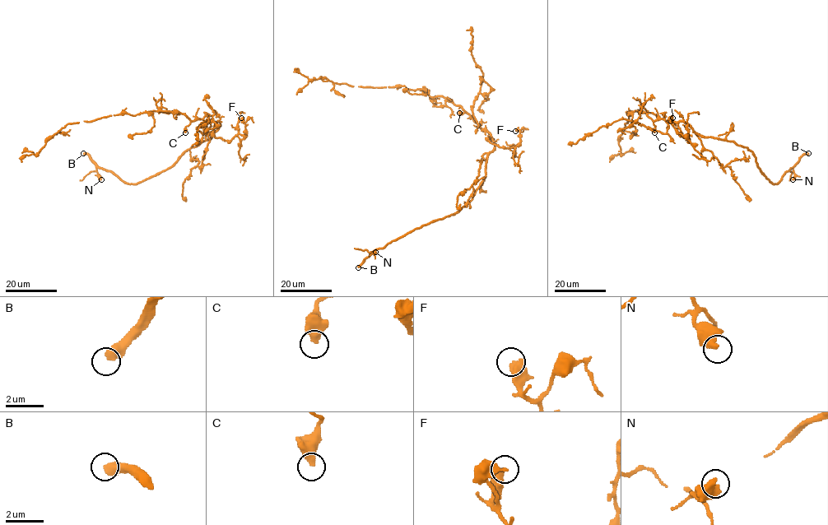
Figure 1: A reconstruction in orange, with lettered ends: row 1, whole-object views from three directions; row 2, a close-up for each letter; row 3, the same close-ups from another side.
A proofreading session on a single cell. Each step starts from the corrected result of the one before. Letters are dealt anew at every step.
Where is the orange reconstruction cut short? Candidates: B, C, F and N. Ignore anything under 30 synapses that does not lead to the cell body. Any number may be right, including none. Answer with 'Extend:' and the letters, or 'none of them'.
Extend: B

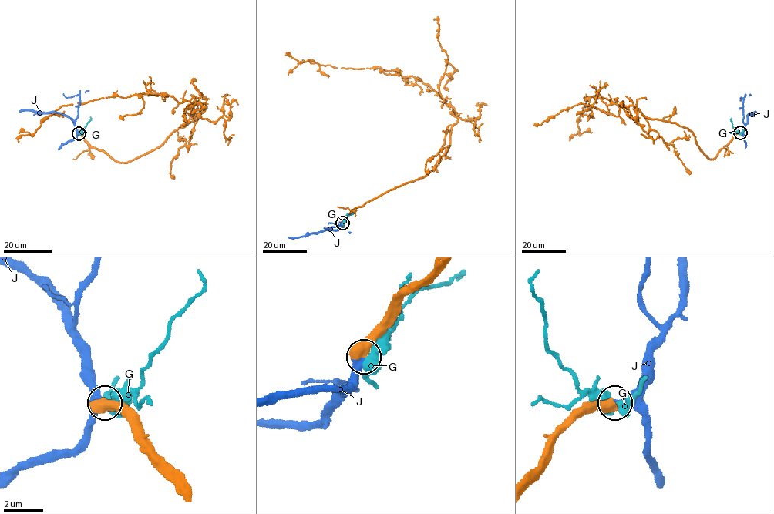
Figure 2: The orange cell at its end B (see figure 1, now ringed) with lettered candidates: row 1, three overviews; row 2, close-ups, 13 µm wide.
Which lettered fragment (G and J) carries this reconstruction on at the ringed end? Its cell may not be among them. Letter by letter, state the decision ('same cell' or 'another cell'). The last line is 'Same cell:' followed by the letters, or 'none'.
G: another cell
J: same cell
Same cell: J

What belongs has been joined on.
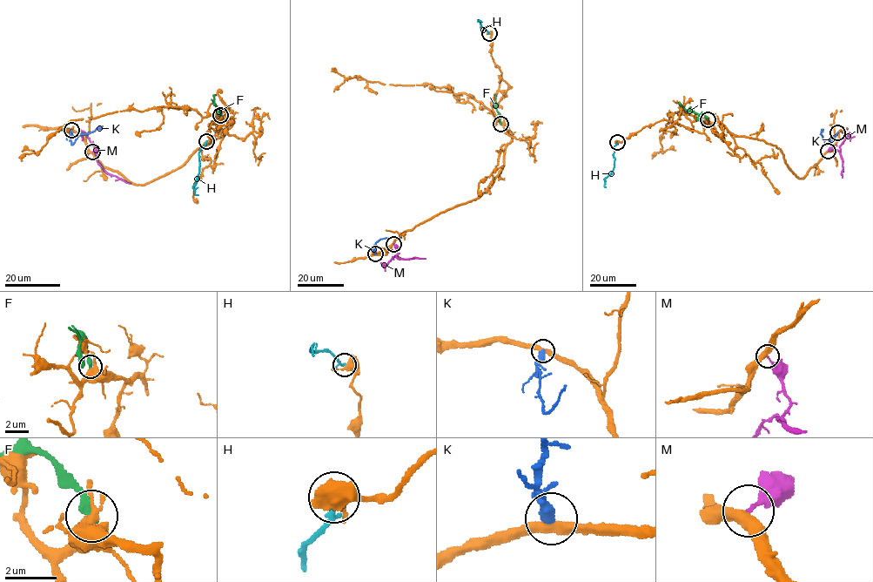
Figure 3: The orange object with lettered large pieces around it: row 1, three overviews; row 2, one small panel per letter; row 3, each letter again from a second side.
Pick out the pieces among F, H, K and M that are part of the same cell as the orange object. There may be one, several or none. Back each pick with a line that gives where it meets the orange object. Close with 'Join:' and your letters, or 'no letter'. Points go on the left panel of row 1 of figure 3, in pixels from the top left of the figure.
M: contact (92, 152)
Join: M

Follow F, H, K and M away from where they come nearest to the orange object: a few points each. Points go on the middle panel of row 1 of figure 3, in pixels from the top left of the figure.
F: (500, 124), (494, 95)
H: (489, 32), (483, 30), (478, 20), (482, 22)
K: (375, 253), (376, 242), (383, 239), (401, 237)
M: (393, 244), (398, 258), (425, 258)

